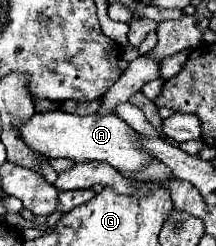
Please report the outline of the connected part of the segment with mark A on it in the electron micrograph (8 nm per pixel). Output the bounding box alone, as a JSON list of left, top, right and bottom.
[19,109,151,173]

